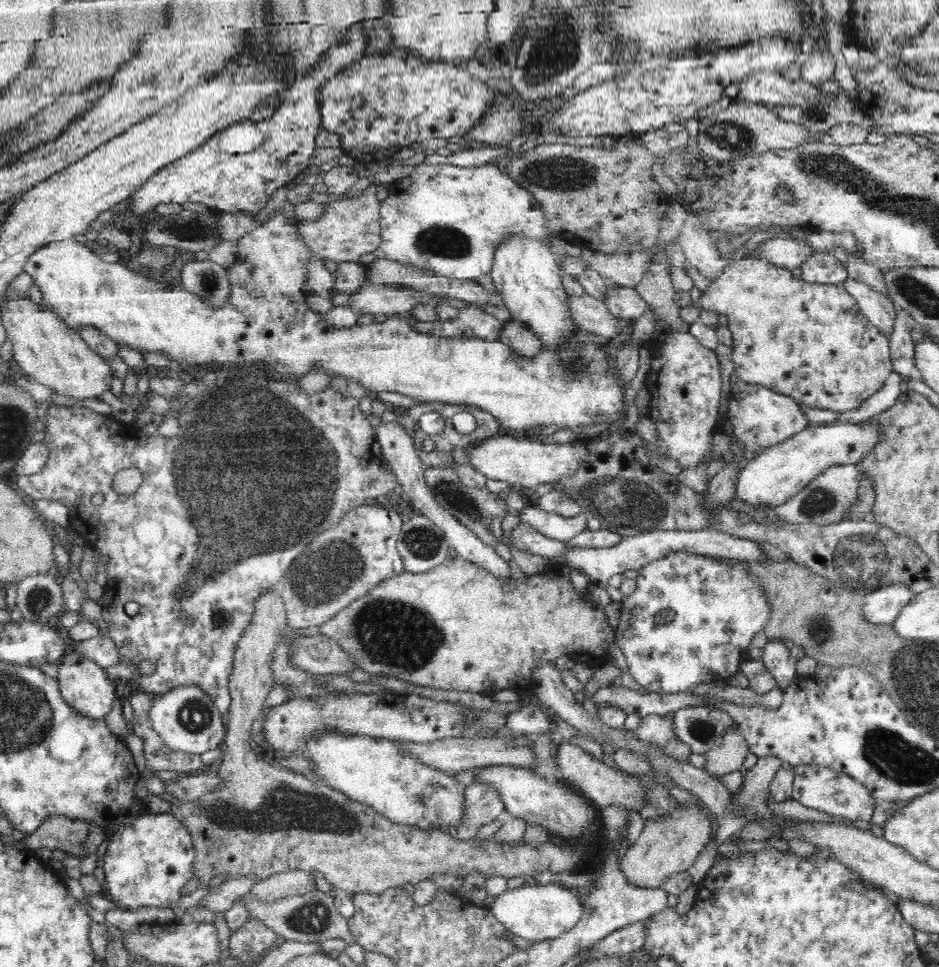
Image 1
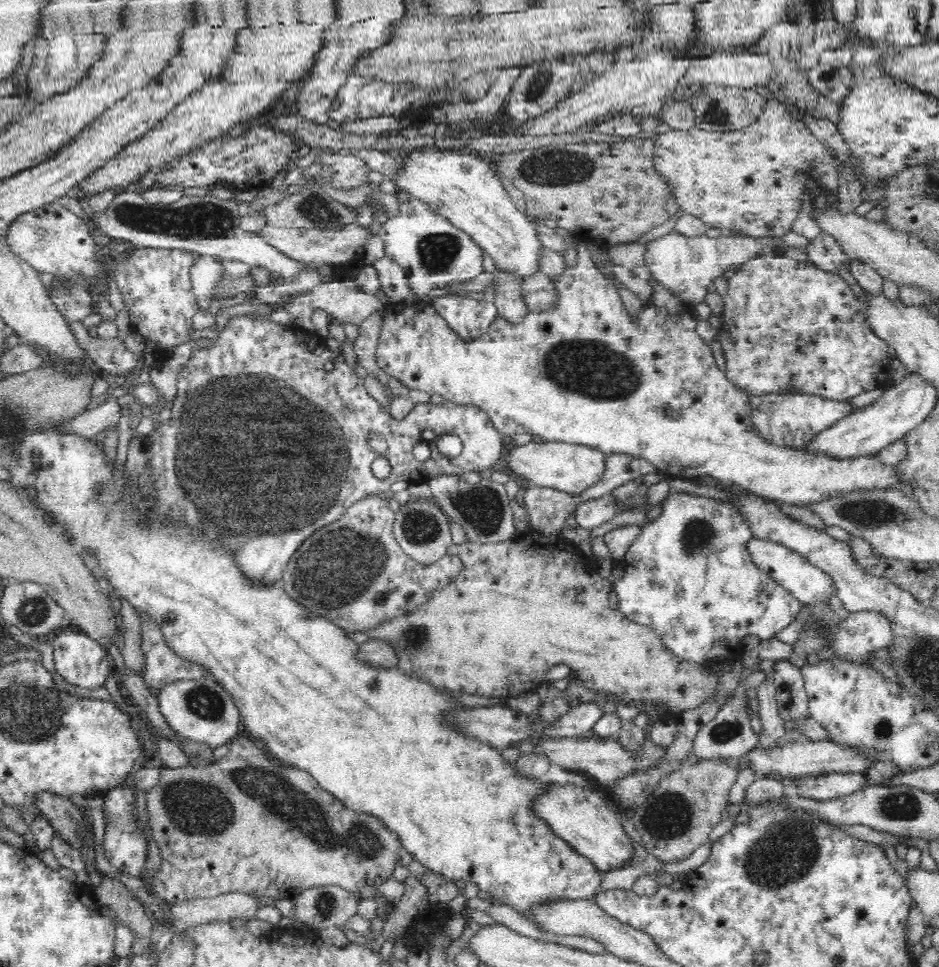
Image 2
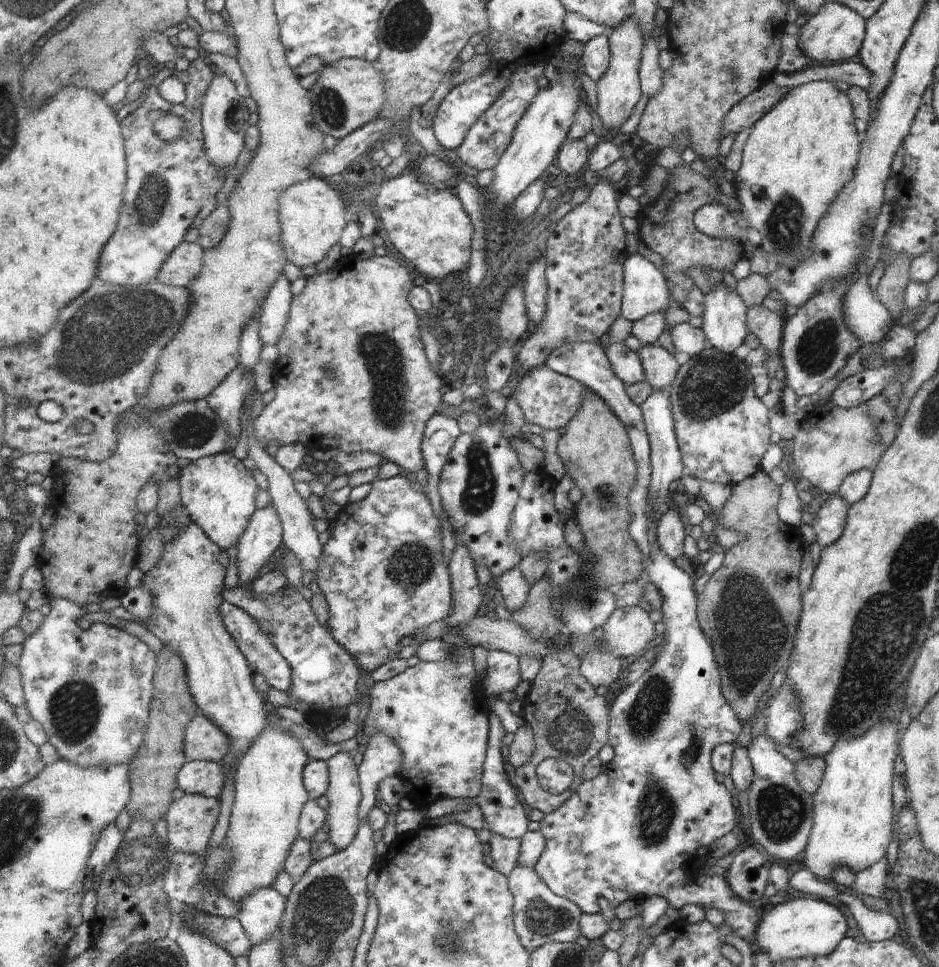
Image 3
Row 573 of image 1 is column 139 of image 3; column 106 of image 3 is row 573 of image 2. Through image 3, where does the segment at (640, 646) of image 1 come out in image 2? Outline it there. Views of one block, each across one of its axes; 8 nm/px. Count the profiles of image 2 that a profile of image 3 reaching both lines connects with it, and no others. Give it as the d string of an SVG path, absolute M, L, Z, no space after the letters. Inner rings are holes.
M669 493L662 501L662 512L658 514L658 518L654 518L648 524L644 523L638 538L632 541L626 556L621 560L624 576L620 580L616 580L614 585L614 592L616 592L619 601L617 609L622 611L628 619L653 628L655 633L662 639L664 645L672 650L673 654L679 656L681 660L696 662L697 664L725 660L729 652L732 652L730 648L741 644L744 636L757 636L760 640L774 637L776 632L784 630L786 626L790 626L794 622L803 605L796 598L793 598L788 593L788 590L776 583L774 579L762 573L759 567L751 560L747 545L752 538L752 531L750 531L748 523L742 519L741 514L737 512L737 508L731 503L716 500L712 494L705 497L704 495L696 496L688 493Z

